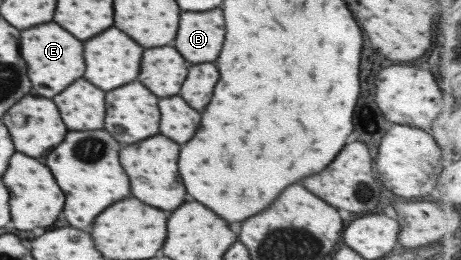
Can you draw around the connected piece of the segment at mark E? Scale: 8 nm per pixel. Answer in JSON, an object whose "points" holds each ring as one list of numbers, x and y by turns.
{"points":[[53,22,23,30,19,40,19,56,27,62,31,94,51,98,59,94,65,86,69,86,73,80,81,78,85,68,81,52,83,52,83,42,79,42,77,38,73,38,69,32,65,32]]}

